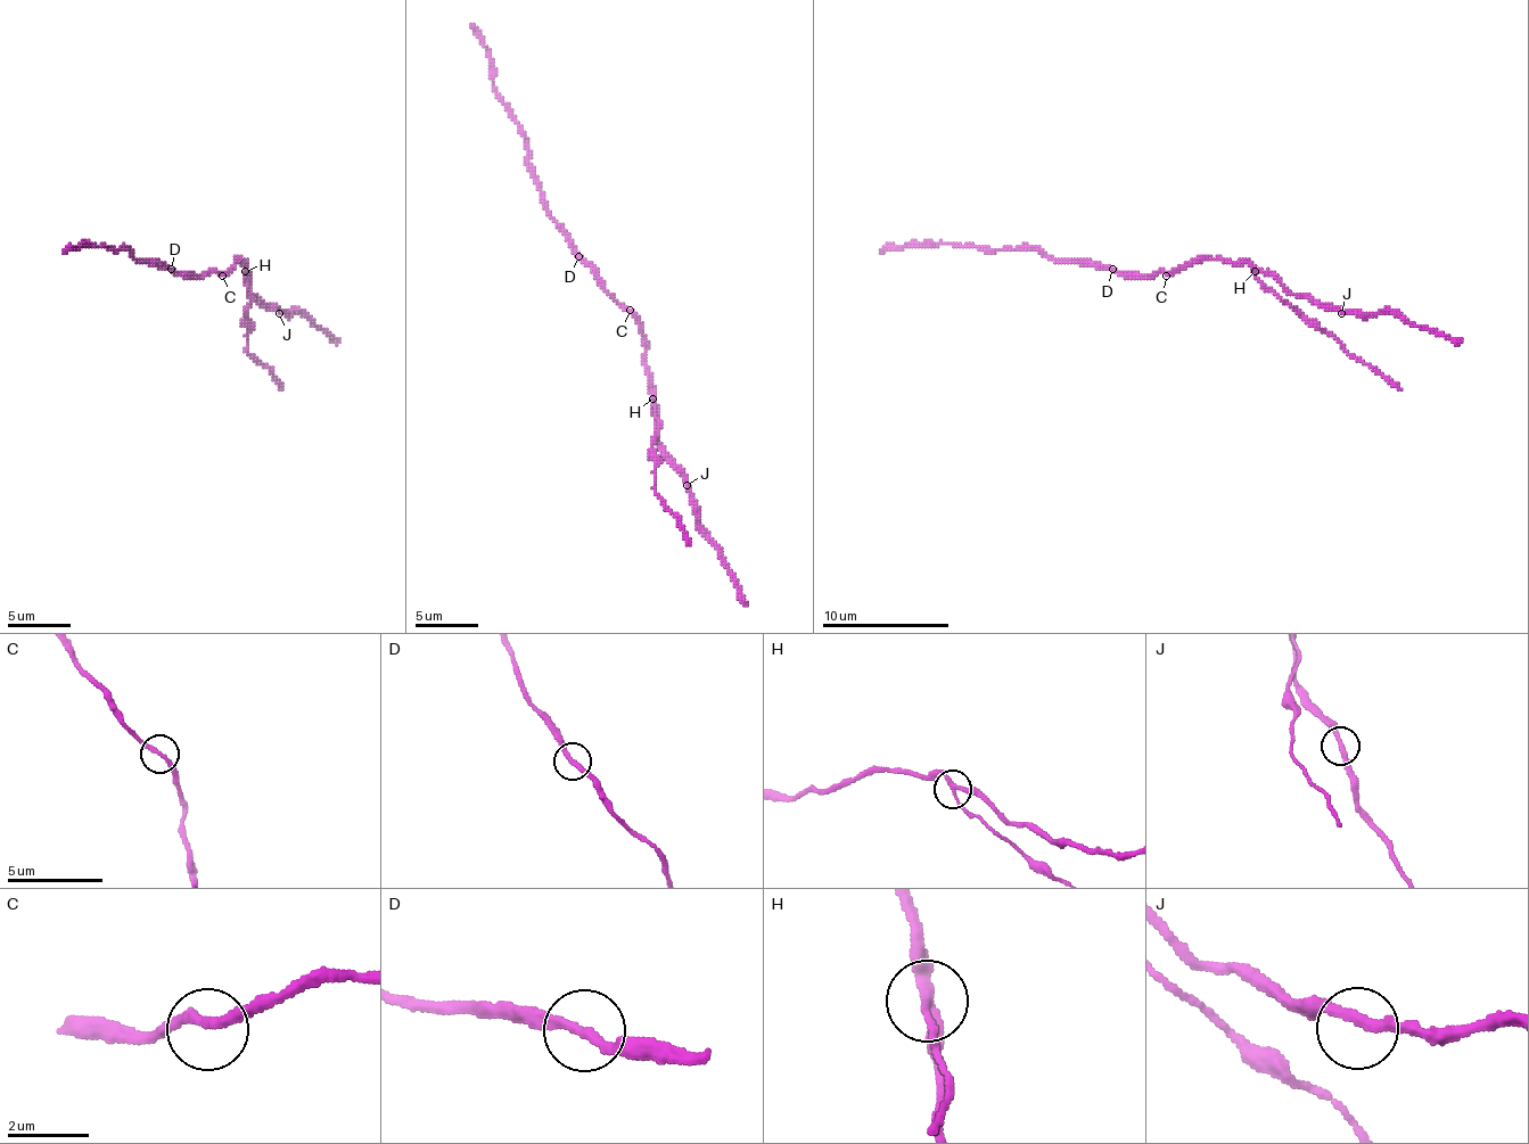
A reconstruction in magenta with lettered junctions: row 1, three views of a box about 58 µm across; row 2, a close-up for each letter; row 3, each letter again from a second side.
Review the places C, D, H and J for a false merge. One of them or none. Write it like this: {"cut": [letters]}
{"cut": ["H"]}

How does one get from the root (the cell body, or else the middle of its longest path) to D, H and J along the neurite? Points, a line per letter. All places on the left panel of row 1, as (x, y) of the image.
D: (222, 272), (178, 276), (171, 269)
H: (222, 272), (238, 260), (244, 272)
J: (222, 272), (238, 260), (247, 269), (247, 291), (263, 307), (273, 307), (279, 313)

